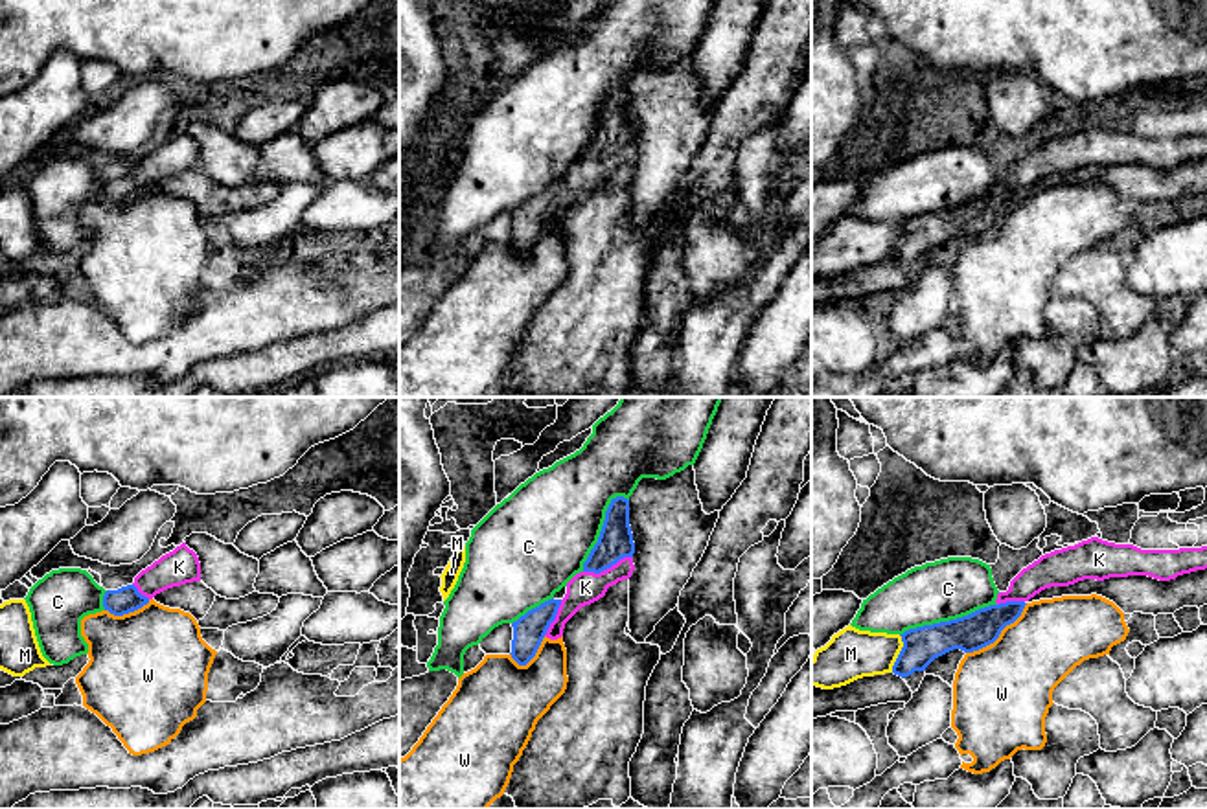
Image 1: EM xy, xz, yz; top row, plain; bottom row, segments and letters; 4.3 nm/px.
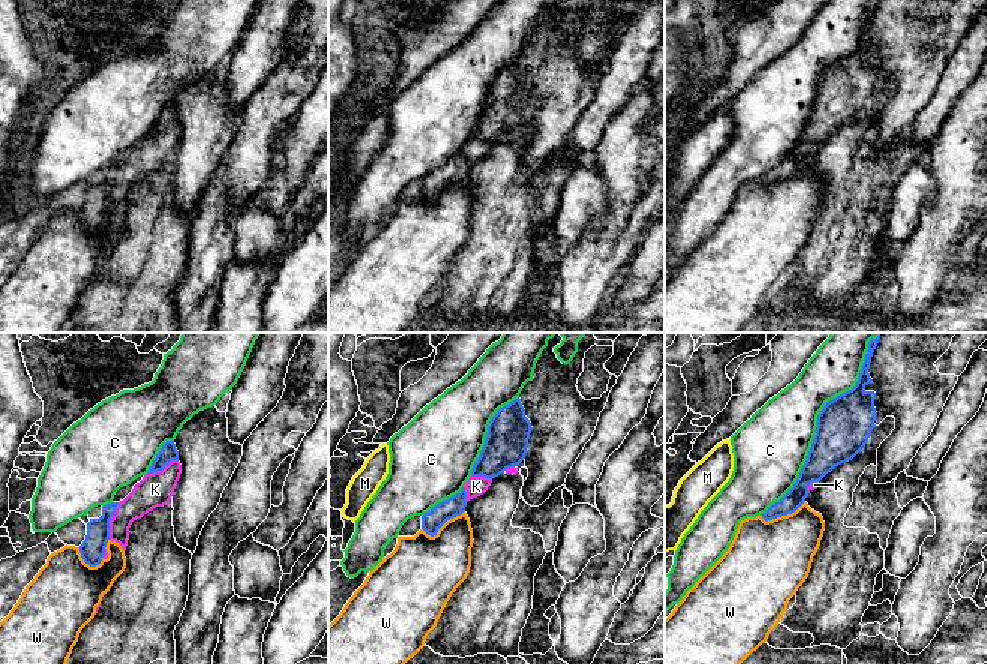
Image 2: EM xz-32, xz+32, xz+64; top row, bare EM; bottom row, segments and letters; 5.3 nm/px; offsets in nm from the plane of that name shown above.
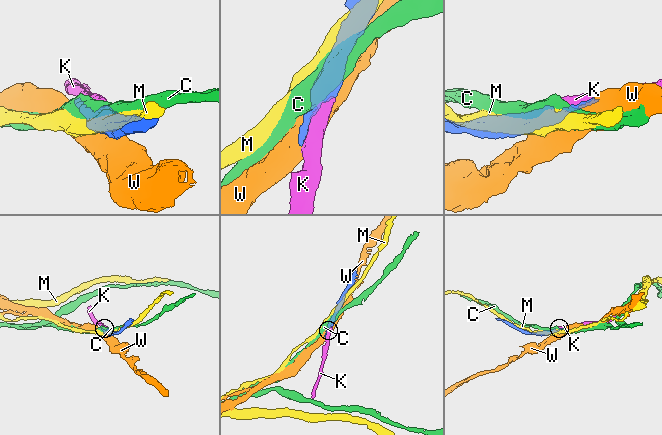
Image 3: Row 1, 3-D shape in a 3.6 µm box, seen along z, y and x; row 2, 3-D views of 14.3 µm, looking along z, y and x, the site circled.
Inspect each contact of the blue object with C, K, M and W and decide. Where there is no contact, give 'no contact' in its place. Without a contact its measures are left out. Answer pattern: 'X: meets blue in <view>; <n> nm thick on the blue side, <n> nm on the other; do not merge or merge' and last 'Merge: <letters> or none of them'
C: meets blue in yz; 160 nm thick on the blue side, 260 nm on the other; do not merge
K: meets blue in xz; 150 nm thick on the blue side, 140 nm on the other; merge
M: meets blue in yz; 160 nm thick on the blue side, 220 nm on the other; do not merge
W: meets blue in yz; 160 nm thick on the blue side, 420 nm on the other; do not merge
Merge: K

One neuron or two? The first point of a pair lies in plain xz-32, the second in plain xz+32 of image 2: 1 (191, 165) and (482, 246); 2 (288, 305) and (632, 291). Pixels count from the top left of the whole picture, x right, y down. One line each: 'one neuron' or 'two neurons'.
1: two neurons
2: one neuron

